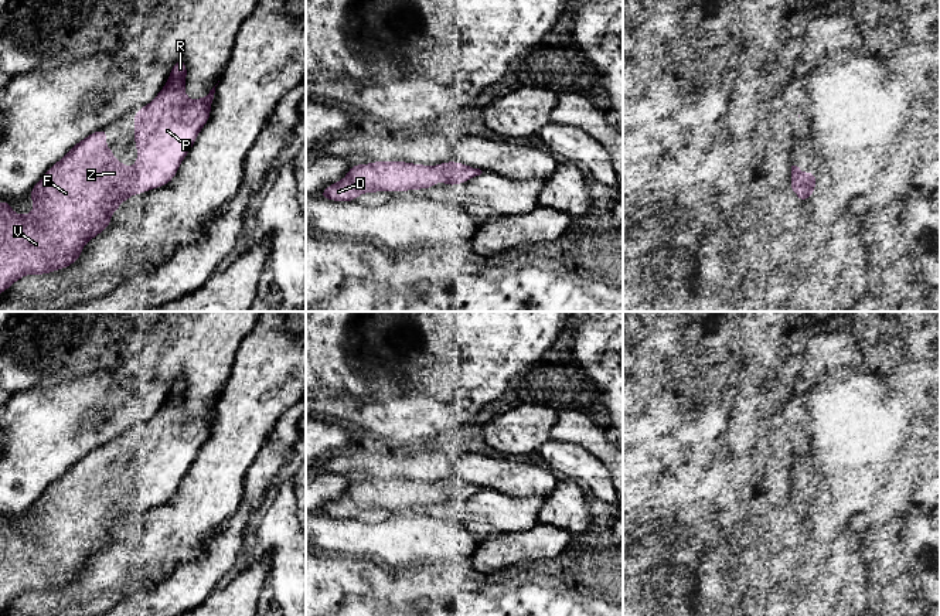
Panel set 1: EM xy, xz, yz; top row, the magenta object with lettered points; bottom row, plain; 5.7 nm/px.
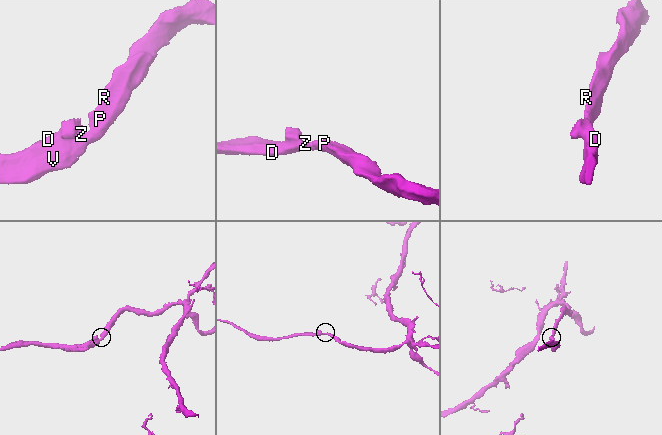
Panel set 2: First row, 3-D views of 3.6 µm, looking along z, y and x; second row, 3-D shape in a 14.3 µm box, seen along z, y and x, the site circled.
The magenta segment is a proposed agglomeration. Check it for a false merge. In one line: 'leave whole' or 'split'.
leave whole

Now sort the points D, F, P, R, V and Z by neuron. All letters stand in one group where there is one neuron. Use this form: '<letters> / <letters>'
D F P R V Z

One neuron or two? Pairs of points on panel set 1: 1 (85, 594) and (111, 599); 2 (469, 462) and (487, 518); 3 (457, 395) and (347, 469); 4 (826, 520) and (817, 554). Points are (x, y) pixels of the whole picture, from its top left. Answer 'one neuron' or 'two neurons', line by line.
1: two neurons
2: two neurons
3: two neurons
4: one neuron

